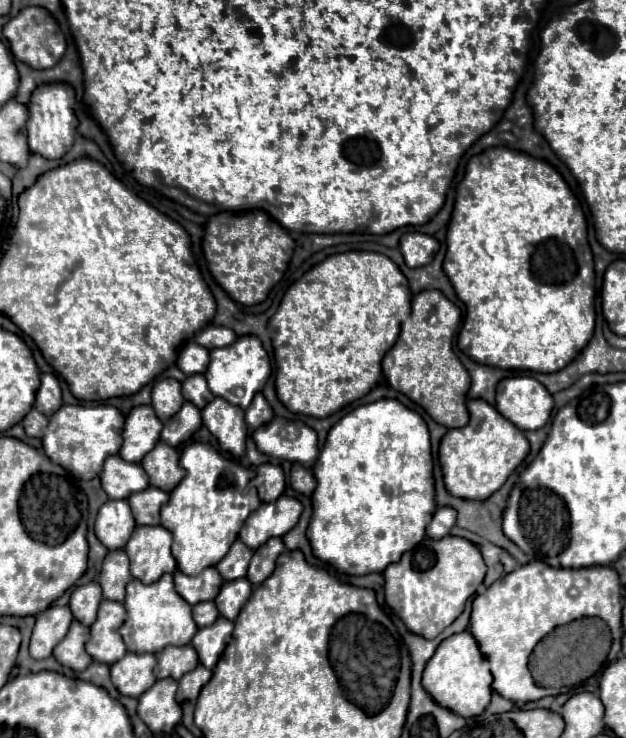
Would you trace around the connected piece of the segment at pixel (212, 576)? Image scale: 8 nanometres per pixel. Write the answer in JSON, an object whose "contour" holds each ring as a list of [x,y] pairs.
{"contour":[[[211,566],[201,570],[201,574],[181,574],[179,570],[173,572],[175,578],[175,590],[193,606],[197,602],[205,602],[205,600],[213,600],[217,596],[217,590],[223,584],[223,578],[219,576],[219,572]]]}

